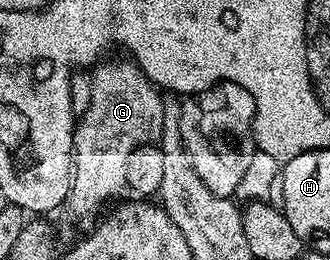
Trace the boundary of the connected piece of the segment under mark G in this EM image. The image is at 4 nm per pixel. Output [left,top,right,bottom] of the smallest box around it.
[63,60,163,218]

